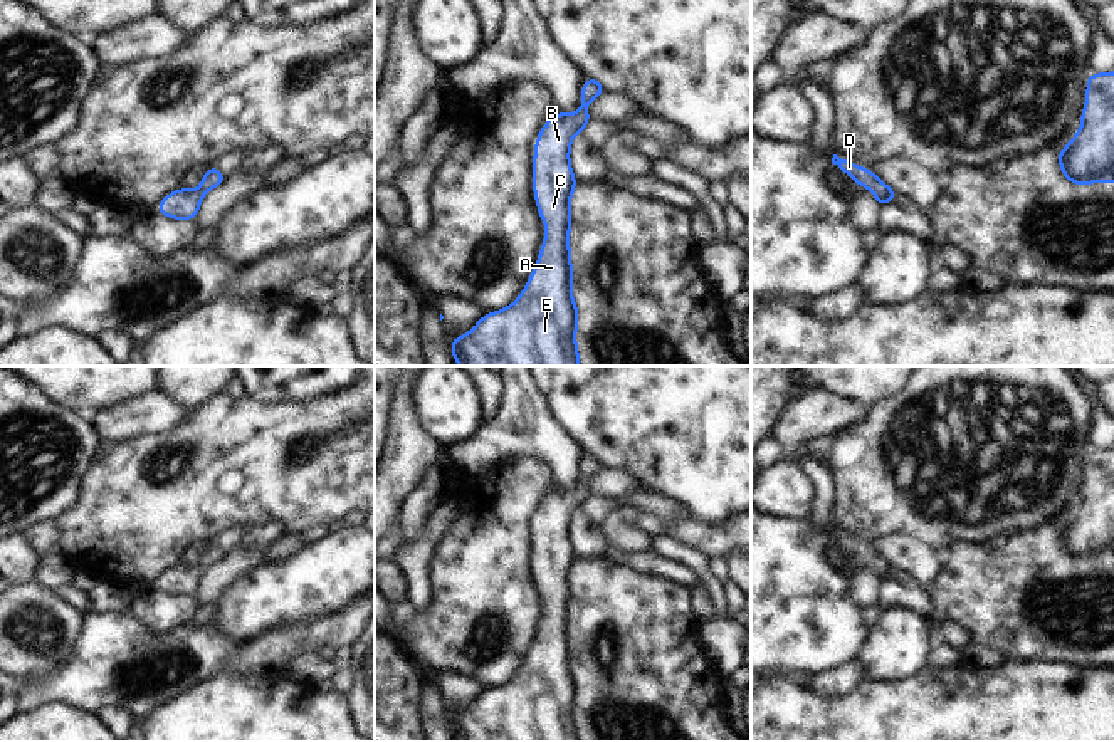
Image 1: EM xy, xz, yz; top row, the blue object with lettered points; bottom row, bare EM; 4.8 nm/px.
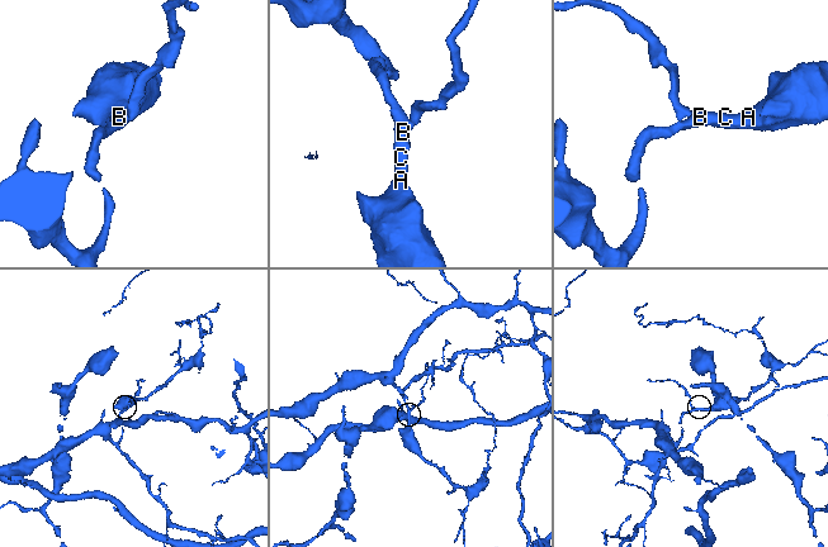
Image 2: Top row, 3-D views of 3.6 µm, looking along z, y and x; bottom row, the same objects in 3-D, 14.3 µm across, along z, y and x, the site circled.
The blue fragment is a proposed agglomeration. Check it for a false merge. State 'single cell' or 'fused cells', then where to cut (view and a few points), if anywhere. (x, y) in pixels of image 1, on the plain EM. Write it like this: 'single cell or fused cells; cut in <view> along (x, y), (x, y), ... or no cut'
single cell; no cut

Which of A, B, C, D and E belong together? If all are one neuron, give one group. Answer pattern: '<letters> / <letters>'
A B C D E

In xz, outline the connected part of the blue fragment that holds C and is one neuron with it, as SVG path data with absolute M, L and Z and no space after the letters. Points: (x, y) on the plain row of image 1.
M588 453L581 483L575 490L556 489L539 507L533 562L546 613L538 641L512 682L487 688L469 710L450 717L460 742L580 742L568 619L570 576L578 557L568 532L573 512L590 497L585 480L603 467Z

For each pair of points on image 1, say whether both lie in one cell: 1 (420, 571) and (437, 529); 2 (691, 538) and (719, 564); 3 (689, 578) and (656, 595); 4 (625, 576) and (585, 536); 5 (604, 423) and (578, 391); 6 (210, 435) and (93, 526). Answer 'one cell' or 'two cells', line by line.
1: one cell
2: two cells
3: two cells
4: two cells
5: one cell
6: one cell

